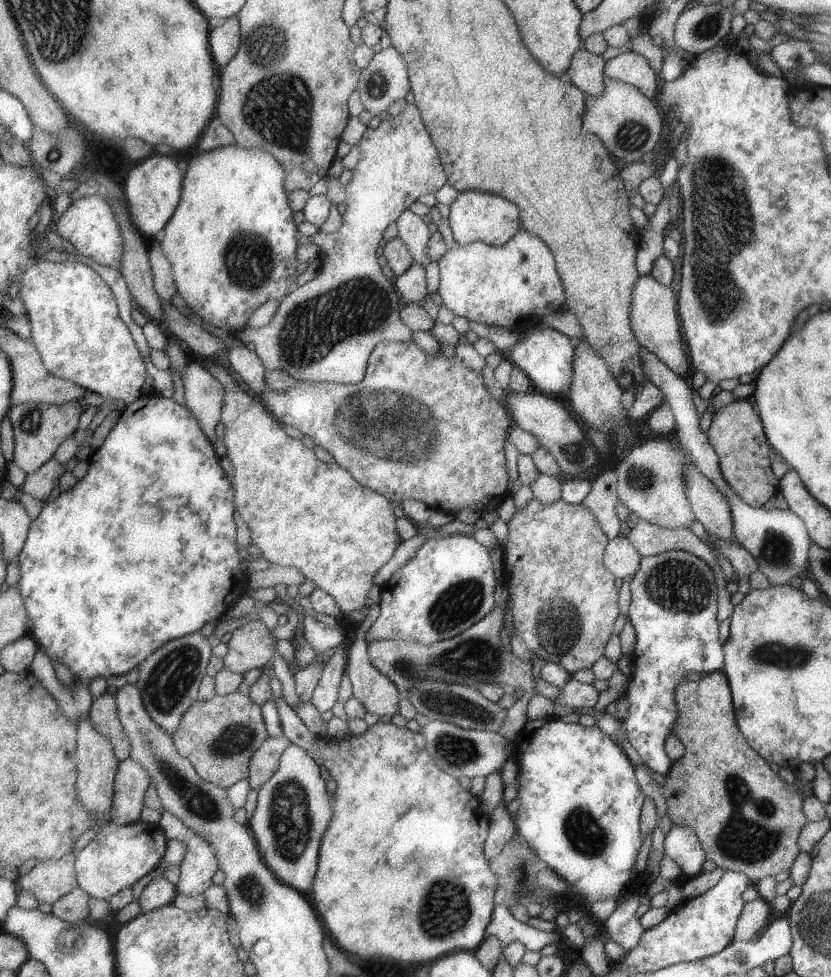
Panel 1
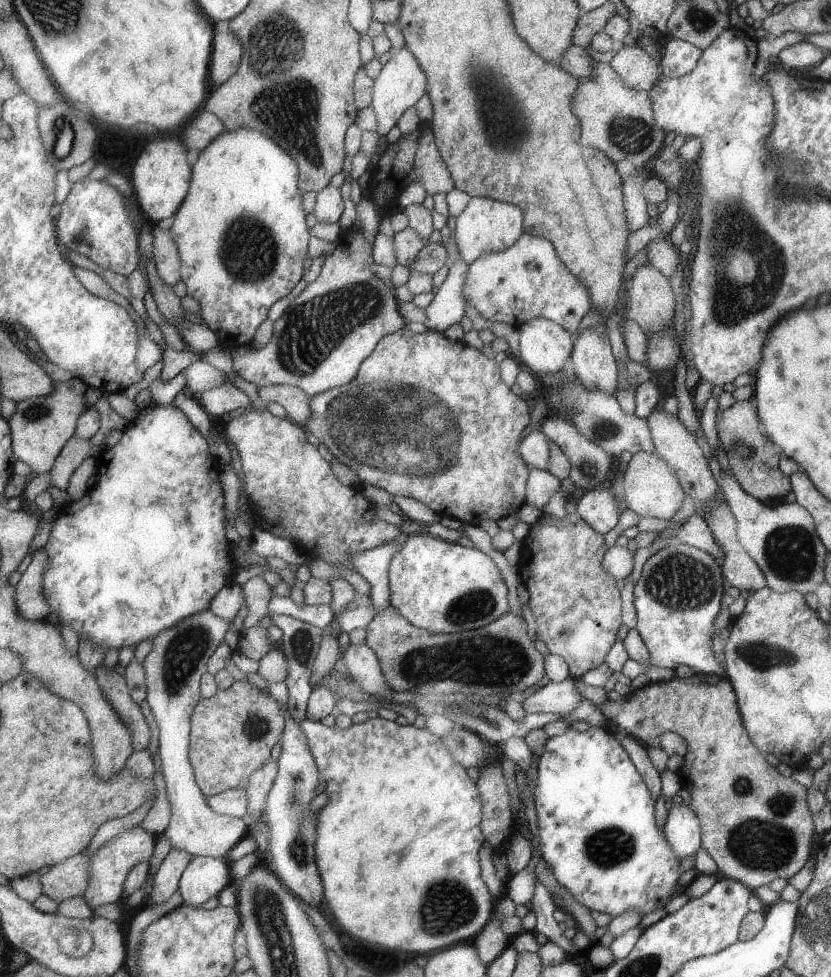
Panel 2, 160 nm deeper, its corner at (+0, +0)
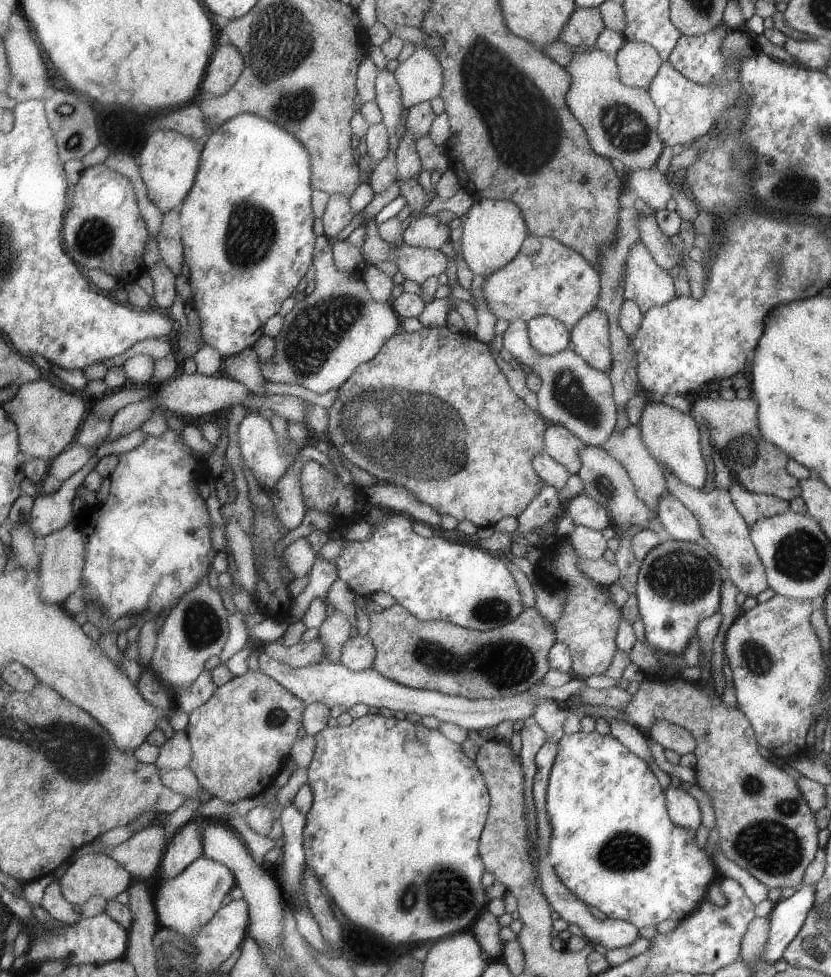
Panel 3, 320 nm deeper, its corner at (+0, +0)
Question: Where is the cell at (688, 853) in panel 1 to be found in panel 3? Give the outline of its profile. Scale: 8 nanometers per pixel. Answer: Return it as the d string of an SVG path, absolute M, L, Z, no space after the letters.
M667 786L666 793L666 812L670 820L679 826L687 828L687 832L697 832L701 824L701 814L697 802L677 786Z

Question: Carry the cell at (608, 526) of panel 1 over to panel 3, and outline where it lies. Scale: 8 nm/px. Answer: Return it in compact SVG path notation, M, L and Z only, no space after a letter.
M583 493L571 498L564 506L562 514L571 517L573 525L580 525L590 530L600 532L607 526L613 526L609 512Z

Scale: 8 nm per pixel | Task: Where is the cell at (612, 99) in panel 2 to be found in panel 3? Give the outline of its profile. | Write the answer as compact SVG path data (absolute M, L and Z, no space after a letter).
M597 47L583 53L573 53L572 59L564 68L571 77L570 88L565 94L567 108L585 129L586 136L591 138L591 148L599 152L599 156L606 156L609 160L619 160L624 164L626 172L651 168L659 158L663 144L657 136L658 107L651 100L649 91L641 87L624 85L618 79L617 61Z

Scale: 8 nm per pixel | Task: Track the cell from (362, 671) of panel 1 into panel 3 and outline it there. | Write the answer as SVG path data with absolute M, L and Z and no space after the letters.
M351 636L345 644L340 661L353 671L373 669L378 651L364 636Z

